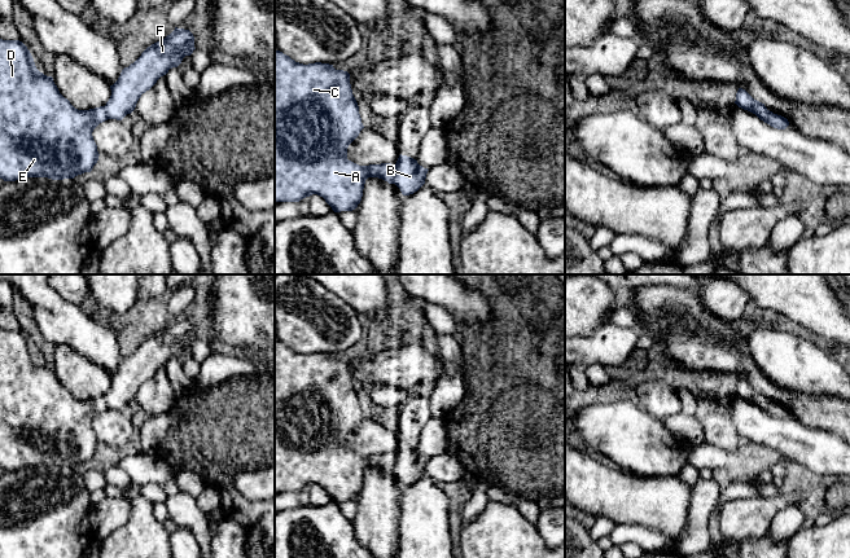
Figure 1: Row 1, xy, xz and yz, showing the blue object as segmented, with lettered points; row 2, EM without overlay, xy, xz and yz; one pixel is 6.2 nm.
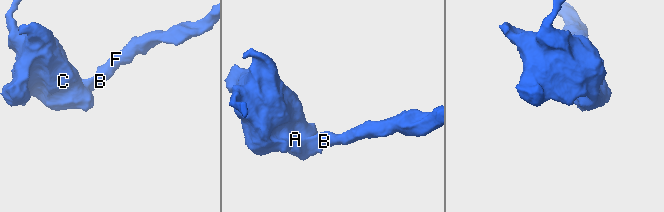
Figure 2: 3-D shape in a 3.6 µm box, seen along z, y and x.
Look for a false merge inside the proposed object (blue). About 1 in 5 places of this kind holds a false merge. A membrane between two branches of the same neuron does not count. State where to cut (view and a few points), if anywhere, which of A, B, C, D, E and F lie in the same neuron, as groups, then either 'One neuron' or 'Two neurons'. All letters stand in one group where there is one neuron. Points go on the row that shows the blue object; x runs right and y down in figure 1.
No split. Groups: A B C D E F. One neuron

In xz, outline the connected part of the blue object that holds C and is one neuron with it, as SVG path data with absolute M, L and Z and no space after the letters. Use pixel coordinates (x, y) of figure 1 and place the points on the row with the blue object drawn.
M275 50L275 203L317 194L334 212L352 211L362 201L368 177L395 184L403 195L417 192L429 170L411 157L400 154L395 164L369 166L347 159L347 148L363 128L347 71L321 62L303 65Z

